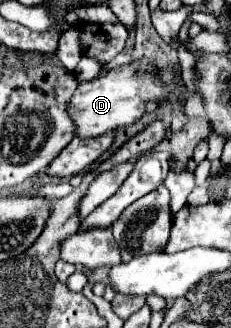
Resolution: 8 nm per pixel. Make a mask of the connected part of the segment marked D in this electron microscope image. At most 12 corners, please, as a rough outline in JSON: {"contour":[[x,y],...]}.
{"contour":[[144,63],[80,83],[68,103],[76,137],[144,115],[164,85]]}

